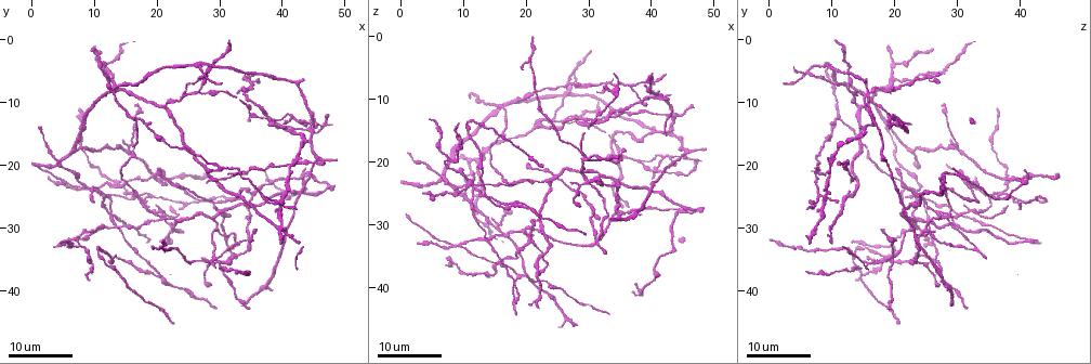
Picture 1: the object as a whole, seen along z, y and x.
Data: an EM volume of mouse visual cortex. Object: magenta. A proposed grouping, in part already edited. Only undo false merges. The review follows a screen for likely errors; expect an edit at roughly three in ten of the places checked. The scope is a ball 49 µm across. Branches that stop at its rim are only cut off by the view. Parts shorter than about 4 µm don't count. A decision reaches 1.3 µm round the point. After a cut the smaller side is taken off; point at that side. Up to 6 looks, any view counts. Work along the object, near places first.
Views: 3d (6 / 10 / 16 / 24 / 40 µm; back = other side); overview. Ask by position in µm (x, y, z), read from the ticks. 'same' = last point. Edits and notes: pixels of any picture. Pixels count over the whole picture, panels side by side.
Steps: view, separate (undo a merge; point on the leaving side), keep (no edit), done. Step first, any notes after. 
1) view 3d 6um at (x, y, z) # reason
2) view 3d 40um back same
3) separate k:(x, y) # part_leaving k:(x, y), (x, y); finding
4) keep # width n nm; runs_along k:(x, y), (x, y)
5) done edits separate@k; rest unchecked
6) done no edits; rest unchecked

view 3d 16um at (20.5, 27.0, 32.5) # arms part here

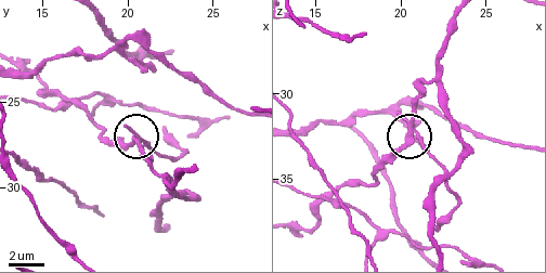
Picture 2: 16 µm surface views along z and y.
view 3d 10um same

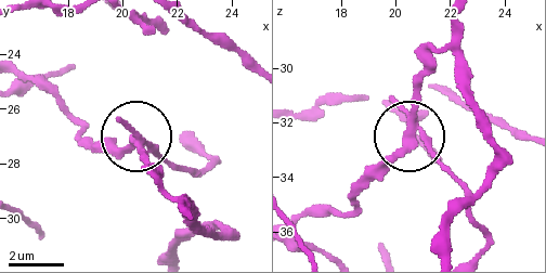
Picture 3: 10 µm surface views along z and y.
separate 3:(119, 117) # arms 3; part_leaving 3:(145, 145), (192, 171), (212, 157), (206, 151); a second neuron is stuck on

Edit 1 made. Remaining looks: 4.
view 3d 24um at (20.5, 29.0, 23.5)

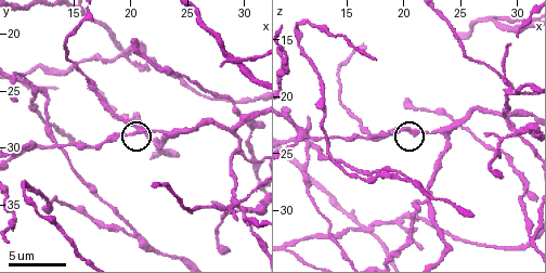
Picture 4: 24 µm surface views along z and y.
view 3d 6um at (20.6, 28.4, 23.2) # closer look

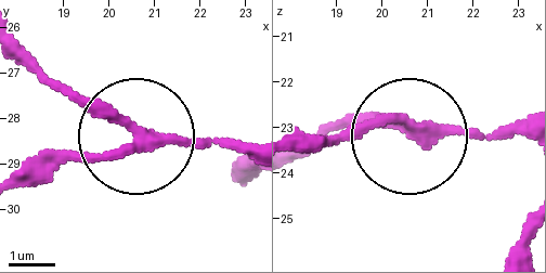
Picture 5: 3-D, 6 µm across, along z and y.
keep # all the same neuron

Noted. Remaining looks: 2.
view 3d 10um at (13.0, 29.2, 25.2) # three-way junction

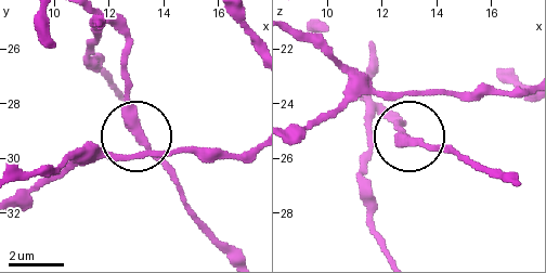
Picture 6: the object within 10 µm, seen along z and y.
keep # width 230 nm; runs_along 6:(522, 94), (411, 94), (403, 96), (411, 137), (397, 122); all the same neuron

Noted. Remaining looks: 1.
done edits separate@3; rest unchecked

